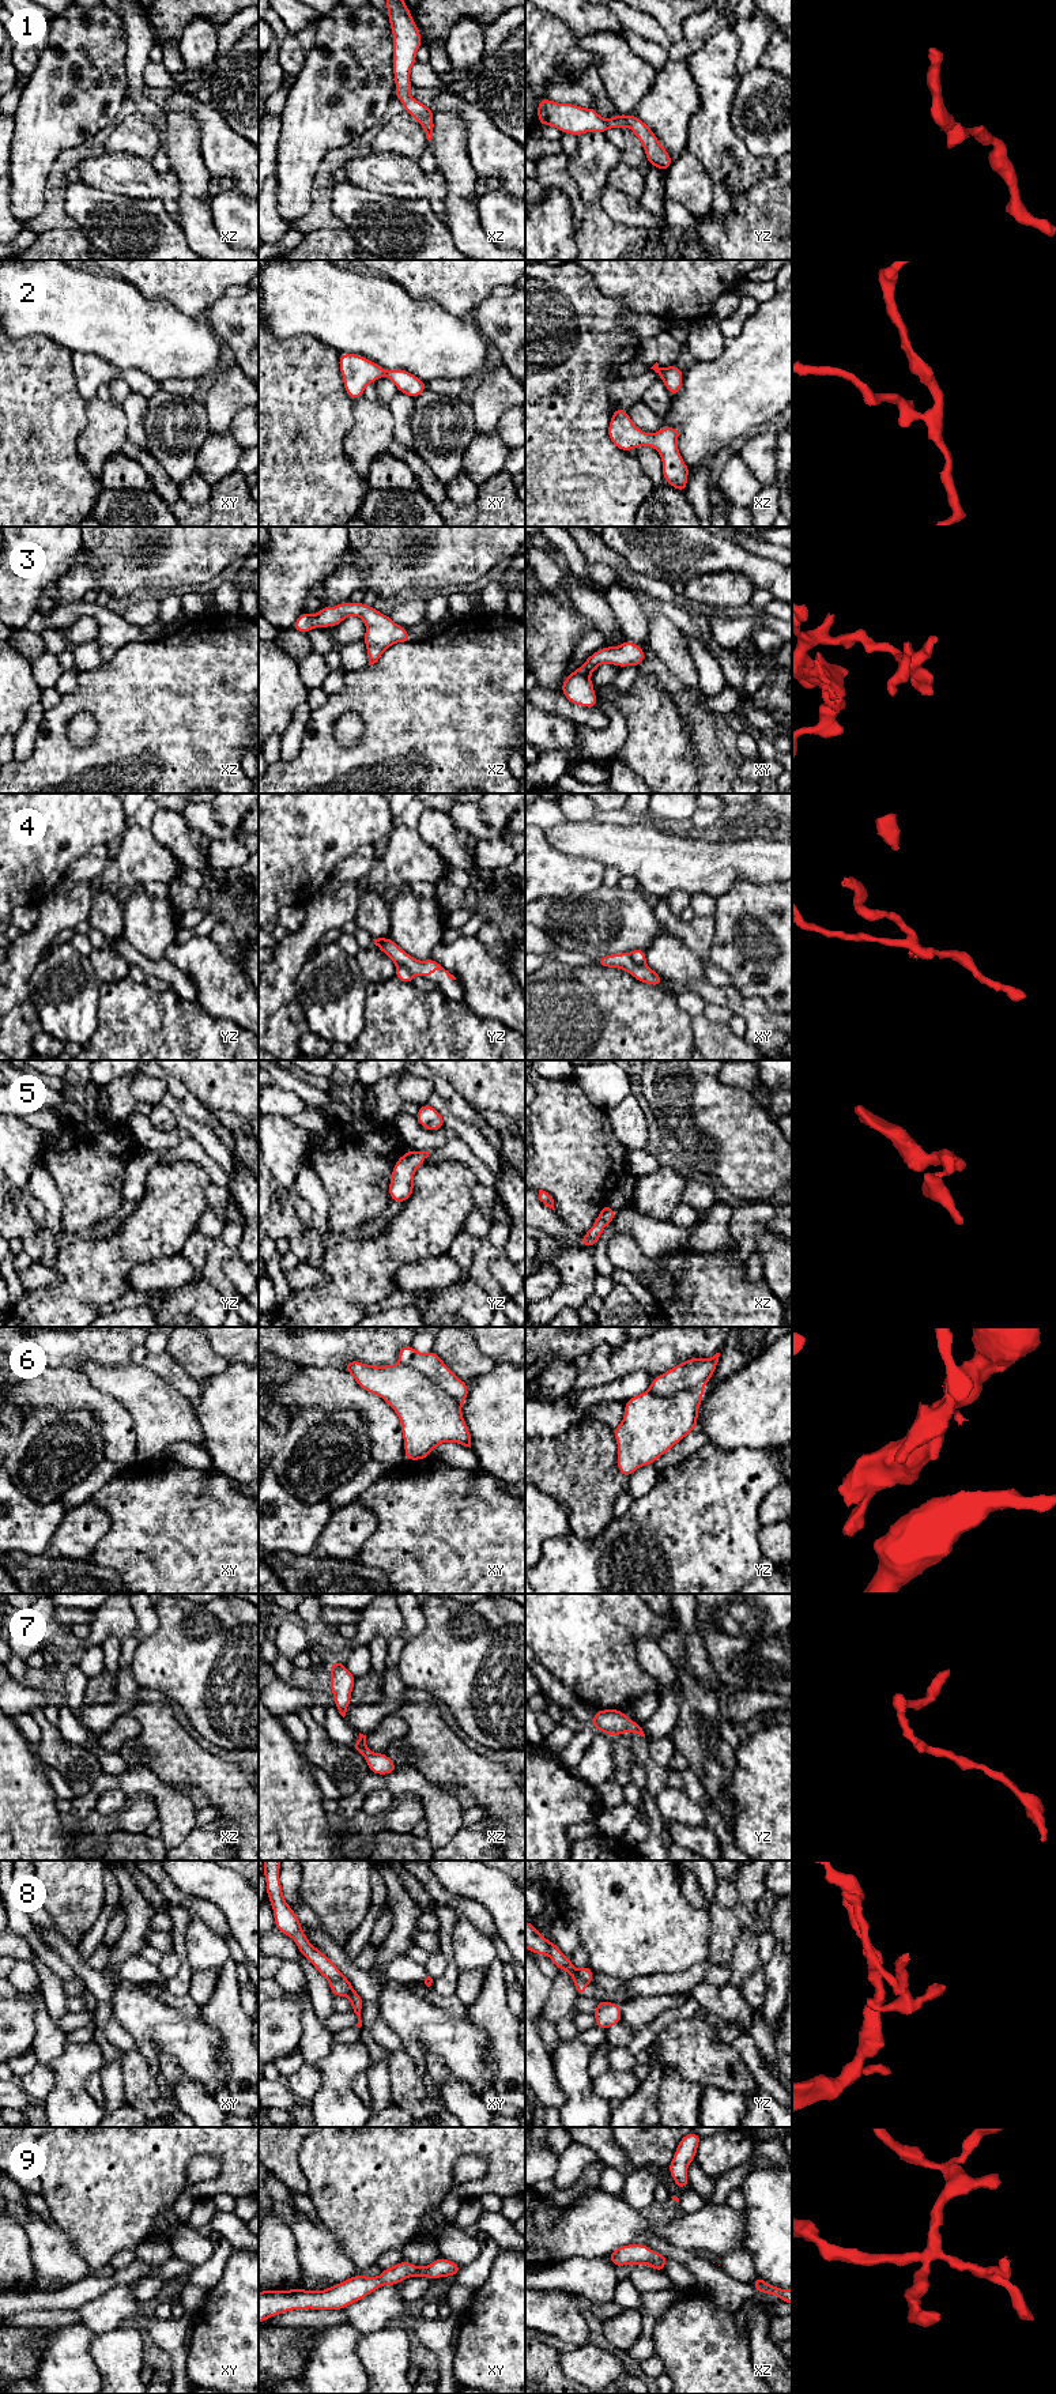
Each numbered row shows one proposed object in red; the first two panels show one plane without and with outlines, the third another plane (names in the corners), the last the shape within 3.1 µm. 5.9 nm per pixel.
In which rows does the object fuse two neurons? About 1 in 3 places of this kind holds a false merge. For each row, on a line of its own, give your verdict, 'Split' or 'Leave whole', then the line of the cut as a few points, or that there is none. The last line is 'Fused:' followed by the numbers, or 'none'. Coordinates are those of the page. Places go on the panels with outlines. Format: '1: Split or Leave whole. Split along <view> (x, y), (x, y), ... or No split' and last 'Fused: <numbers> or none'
1: Leave whole. No split
2: Leave whole. No split
3: Leave whole. No split
4: Split. Split along xy (629, 953), (636, 962), (644, 964)
5: Leave whole. No split
6: Split. Split along xy (400, 1361), (422, 1372), (460, 1405)
7: Leave whole. No split
8: Split. Split along yz (574, 1971), (587, 1983)
9: Leave whole. No split
Fused: 4, 6, 8

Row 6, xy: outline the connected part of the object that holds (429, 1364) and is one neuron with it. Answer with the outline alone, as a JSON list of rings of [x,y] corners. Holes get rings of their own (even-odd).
[[[411,1345],[399,1350],[399,1361],[408,1365],[450,1395],[457,1403],[463,1405],[468,1395],[468,1384],[460,1380],[433,1350],[418,1353]]]

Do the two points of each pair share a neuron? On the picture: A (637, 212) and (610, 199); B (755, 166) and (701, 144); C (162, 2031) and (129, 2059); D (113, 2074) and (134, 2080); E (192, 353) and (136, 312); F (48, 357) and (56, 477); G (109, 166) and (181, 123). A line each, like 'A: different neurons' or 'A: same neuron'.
A: same neuron
B: same neuron
C: different neurons
D: different neurons
E: same neuron
F: same neuron
G: different neurons

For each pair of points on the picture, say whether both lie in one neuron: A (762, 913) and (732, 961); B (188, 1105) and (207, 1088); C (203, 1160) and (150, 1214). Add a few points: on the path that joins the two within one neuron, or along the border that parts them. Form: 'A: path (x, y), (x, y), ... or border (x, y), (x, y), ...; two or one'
A: path (753, 922), (753, 941), (745, 949); one
B: border (173, 1075), (212, 1113); two
C: border (166, 1162), (191, 1161), (200, 1165), (211, 1180); two

